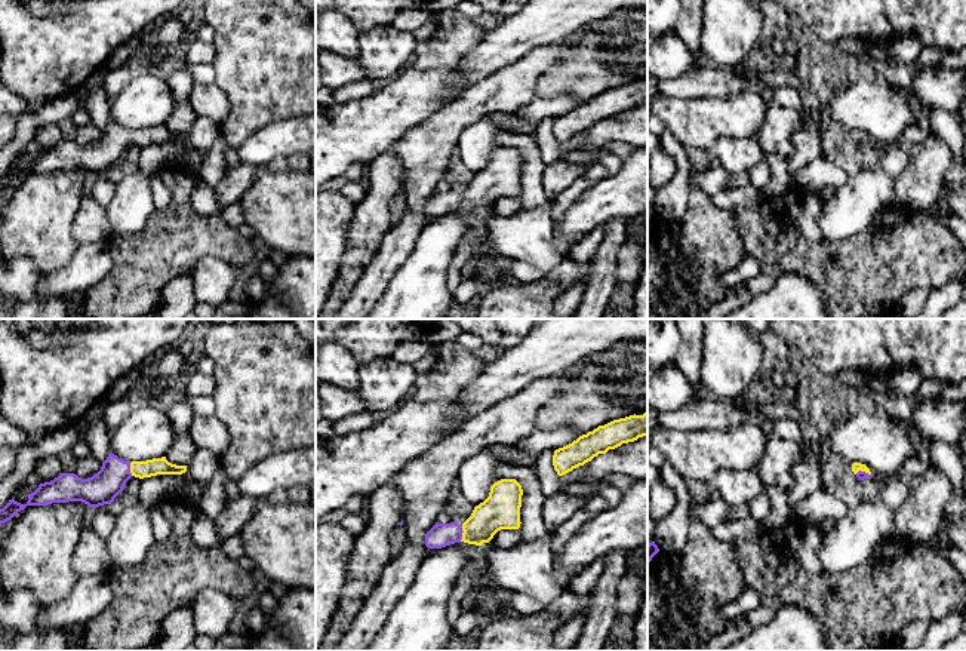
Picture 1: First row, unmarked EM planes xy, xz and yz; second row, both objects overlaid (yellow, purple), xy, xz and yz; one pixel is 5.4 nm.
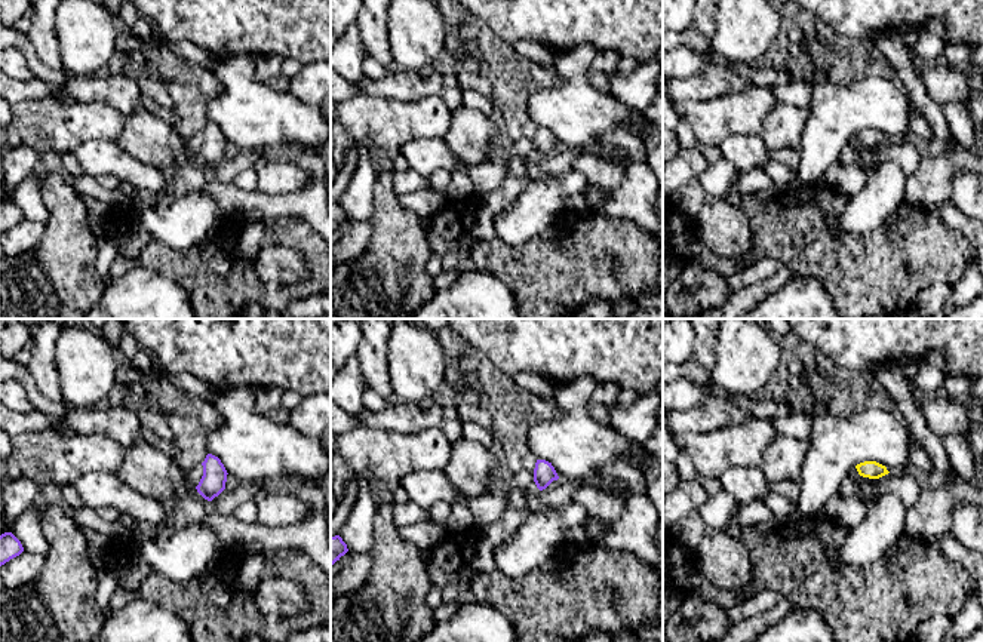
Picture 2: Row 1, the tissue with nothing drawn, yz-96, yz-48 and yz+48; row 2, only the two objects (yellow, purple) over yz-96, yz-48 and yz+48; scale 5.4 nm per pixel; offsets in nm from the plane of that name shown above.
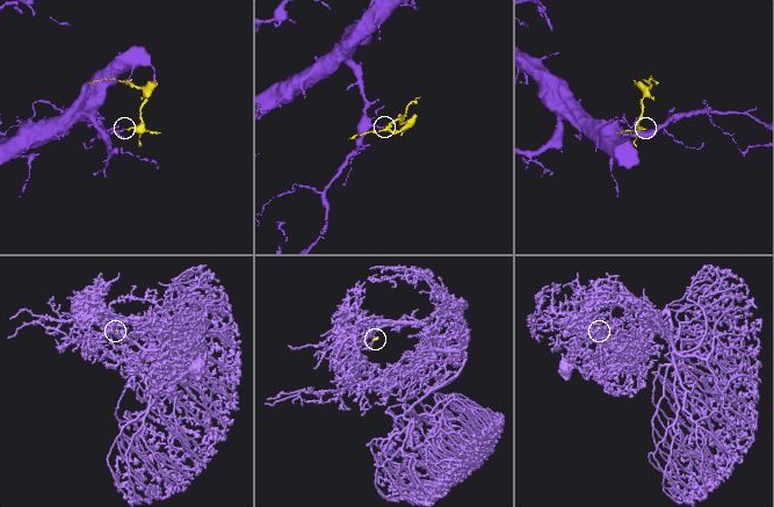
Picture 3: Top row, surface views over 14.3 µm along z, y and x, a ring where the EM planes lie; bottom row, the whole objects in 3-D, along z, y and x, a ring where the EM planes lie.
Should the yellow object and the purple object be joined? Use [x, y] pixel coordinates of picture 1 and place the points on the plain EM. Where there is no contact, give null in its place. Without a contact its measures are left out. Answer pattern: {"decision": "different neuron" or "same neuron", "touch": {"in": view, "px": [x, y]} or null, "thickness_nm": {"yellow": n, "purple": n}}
{"decision": "same neuron", "touch": {"in": "xz", "px": [462, 200]}, "thickness_nm": {"yellow": 200, "purple": 130}}

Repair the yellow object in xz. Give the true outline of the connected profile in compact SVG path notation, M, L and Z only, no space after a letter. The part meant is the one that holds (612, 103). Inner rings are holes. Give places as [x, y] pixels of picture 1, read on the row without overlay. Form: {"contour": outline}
{"contour": "M647 80L613 87L556 117L553 123L554 138L559 144L563 144L591 129L599 122L606 122L609 117L634 110L643 104L647 104Z"}

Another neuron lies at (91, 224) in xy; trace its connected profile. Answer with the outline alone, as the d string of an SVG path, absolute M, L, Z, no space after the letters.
M89 193L84 194L73 222L73 236L79 245L108 242L113 236L105 206Z

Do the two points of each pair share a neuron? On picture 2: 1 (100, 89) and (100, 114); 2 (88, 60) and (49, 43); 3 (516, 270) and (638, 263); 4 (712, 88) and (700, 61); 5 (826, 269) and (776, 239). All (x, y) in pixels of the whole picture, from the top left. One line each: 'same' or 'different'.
1: different
2: different
3: same
4: different
5: same

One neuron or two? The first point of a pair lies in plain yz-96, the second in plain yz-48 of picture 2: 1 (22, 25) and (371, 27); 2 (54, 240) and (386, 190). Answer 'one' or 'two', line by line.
1: two
2: one

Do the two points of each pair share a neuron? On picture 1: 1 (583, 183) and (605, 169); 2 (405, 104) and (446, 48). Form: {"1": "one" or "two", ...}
{"1": "one", "2": "one"}

